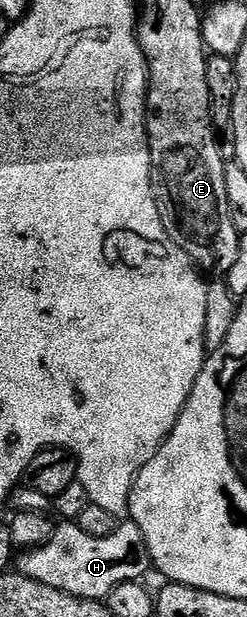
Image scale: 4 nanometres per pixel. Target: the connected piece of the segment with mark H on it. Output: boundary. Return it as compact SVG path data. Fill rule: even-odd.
M127 520L119 524L118 530L108 539L96 539L80 531L77 523L62 523L57 526L48 539L35 549L25 550L17 558L17 572L28 579L36 579L36 583L48 583L48 587L56 587L56 591L71 593L89 601L102 601L120 583L142 581L146 572L151 572L150 552L144 543L144 535L136 523Z

